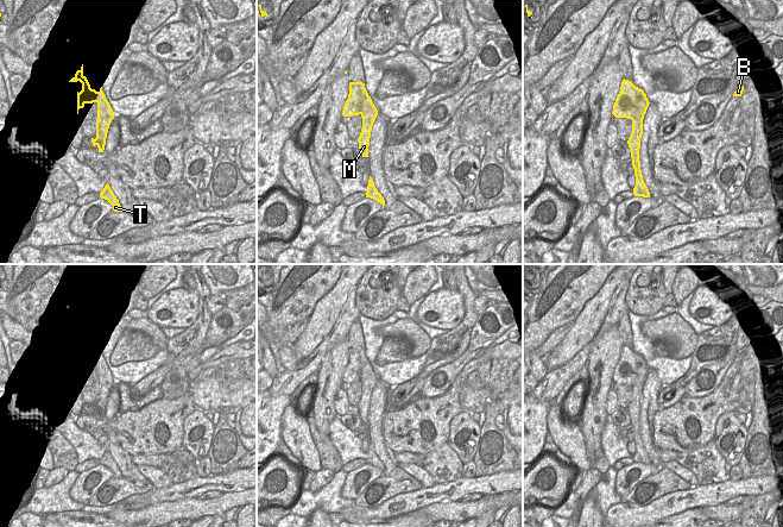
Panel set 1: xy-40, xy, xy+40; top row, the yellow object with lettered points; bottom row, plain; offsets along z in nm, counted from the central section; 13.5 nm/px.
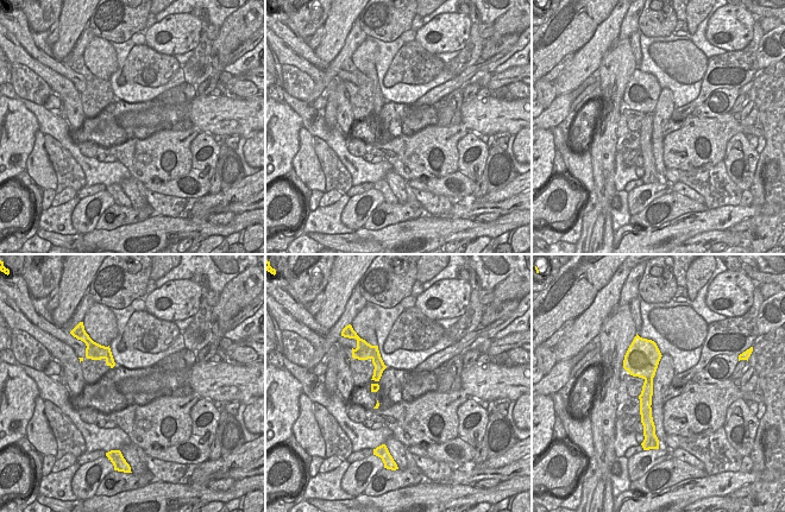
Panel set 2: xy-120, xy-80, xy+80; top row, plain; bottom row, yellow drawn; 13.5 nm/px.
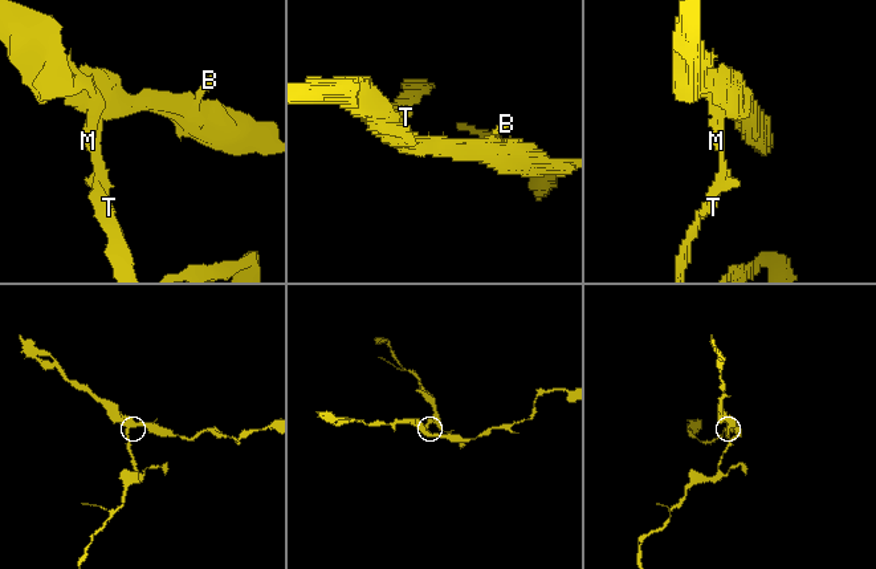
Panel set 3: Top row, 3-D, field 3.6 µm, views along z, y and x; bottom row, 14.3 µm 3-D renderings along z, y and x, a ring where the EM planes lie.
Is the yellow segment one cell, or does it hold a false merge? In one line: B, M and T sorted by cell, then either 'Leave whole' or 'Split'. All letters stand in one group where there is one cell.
Groups: B / M T. Split.

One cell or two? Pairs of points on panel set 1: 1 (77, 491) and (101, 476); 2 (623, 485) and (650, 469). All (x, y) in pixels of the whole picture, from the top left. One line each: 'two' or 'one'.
1: one
2: one

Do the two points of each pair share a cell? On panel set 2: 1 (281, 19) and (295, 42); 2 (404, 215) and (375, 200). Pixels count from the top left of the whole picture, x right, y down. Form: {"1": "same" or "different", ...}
{"1": "same", "2": "different"}

